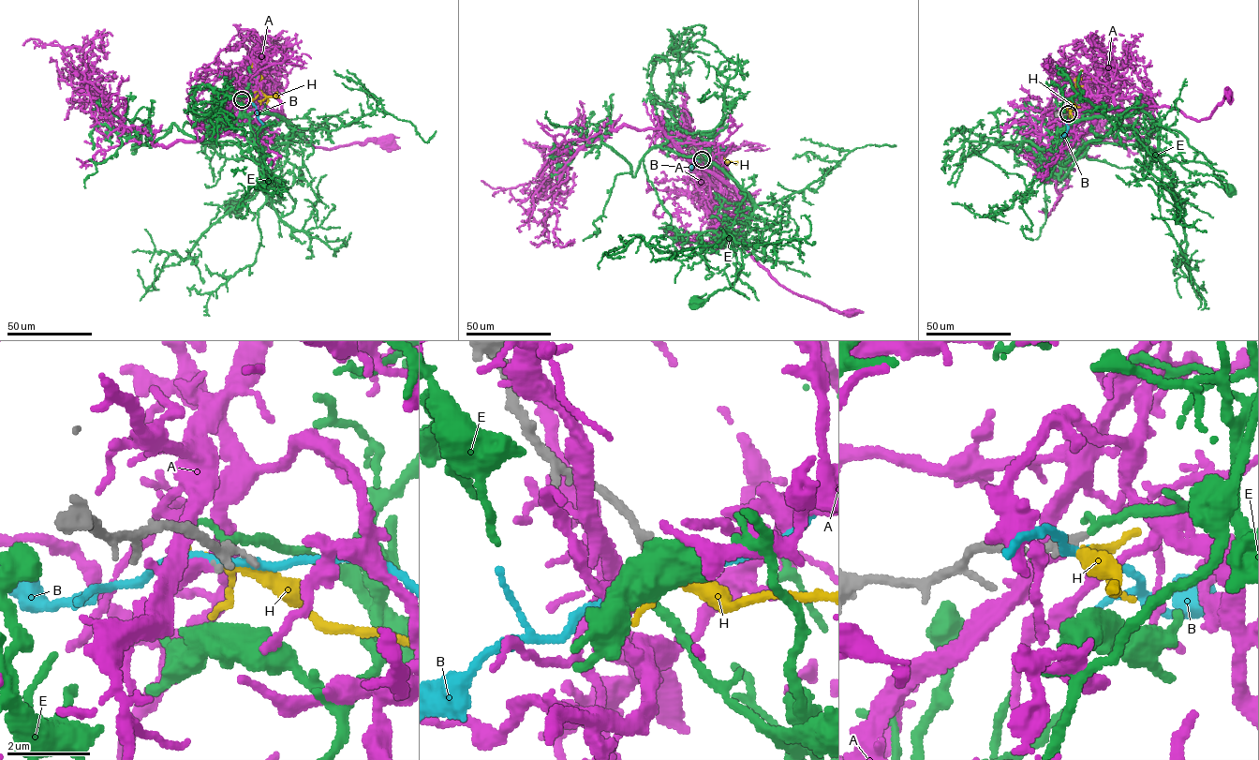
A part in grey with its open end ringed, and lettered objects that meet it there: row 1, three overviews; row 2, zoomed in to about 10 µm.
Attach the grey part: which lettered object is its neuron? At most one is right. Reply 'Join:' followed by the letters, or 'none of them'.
Join: E

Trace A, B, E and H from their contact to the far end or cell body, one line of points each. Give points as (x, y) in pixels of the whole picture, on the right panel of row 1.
A: (1067, 114), (1073, 96), (1108, 94), (1121, 111), (1168, 106), (1197, 121), (1209, 117), (1229, 95)
B: (1067, 114), (1063, 116), (1067, 130), (1061, 137)
E: (1068, 113), (1073, 113), (1073, 121), (1146, 111), (1201, 152), (1228, 189)
H: (1067, 114), (1073, 106), (1074, 80), (1080, 74), (1080, 81), (1075, 81)

